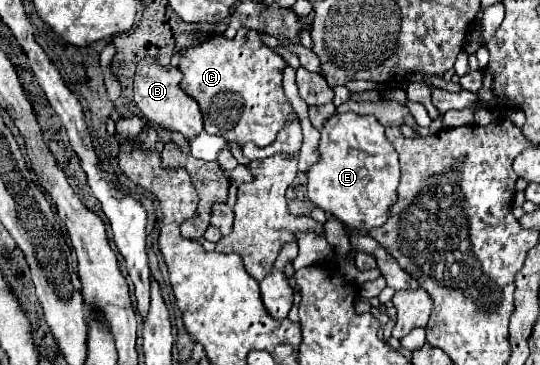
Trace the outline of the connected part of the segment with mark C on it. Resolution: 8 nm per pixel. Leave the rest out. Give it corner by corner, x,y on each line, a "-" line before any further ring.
240,29
234,39
226,39
224,35
208,37
204,43
188,47
184,53
184,59
180,61
180,71
182,71
182,81
180,87
184,93
188,93
192,99
198,101
200,111
204,115
204,129
212,135
220,135
228,143
236,143
244,147
244,143
252,141
258,147
266,147
274,143
278,131
286,127
288,123
296,121
298,115
292,109
290,101
284,95
282,89
282,73
288,63
274,53
270,47
266,47
260,39
258,31
248,31

